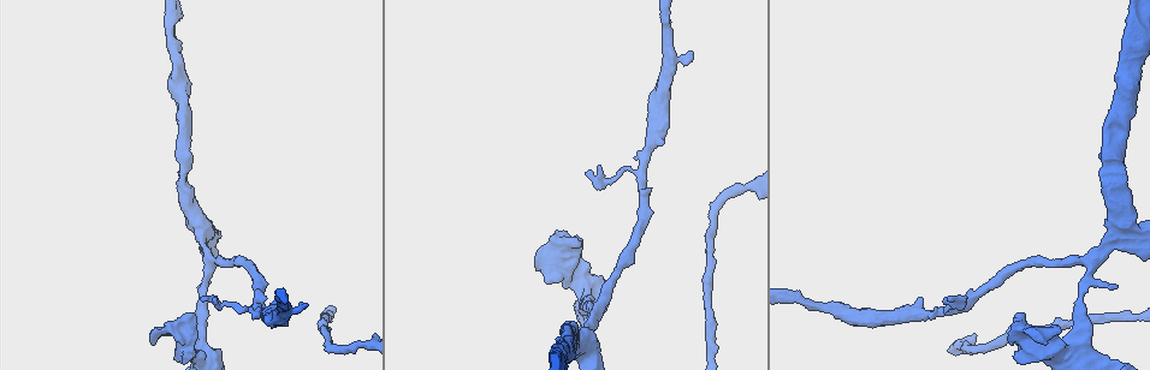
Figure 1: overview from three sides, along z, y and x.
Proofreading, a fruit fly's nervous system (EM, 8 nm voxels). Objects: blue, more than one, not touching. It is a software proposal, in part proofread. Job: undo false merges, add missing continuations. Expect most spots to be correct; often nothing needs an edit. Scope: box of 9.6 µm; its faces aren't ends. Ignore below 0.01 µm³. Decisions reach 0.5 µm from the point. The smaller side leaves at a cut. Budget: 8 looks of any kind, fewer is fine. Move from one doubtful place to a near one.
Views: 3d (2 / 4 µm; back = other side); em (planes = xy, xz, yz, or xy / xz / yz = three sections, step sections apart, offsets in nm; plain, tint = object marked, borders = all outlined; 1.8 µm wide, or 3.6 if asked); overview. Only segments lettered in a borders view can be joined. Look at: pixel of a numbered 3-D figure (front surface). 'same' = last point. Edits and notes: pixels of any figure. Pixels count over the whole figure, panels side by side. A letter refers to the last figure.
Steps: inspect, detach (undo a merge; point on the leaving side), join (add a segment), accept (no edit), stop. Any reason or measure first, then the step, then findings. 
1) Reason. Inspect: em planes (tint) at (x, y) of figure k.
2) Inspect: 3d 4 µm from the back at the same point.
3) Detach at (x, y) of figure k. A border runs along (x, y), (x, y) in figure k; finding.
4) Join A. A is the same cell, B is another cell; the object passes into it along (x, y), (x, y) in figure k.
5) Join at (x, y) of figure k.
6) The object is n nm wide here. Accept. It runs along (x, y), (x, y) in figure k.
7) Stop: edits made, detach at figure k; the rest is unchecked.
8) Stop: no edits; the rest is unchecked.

Tapers out. Inspect: em planes (borders) at (949, 301) of figure 1.

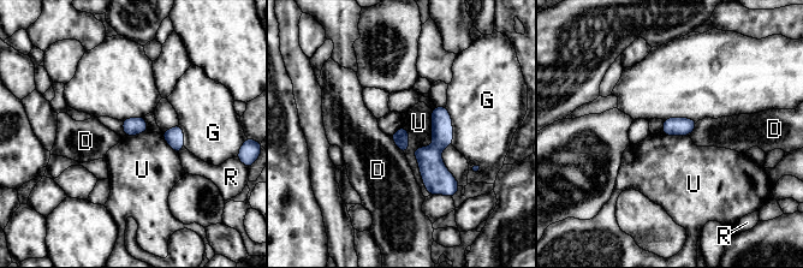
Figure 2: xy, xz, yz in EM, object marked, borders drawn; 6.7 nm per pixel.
Accept. D, G, R and U are other cells; a border runs along (422, 146), (414, 155), (429, 195) in figure 2; no lettered segment goes on from it.

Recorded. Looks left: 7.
Free end. Inspect: em xy step 16 (borders) at (691, 53) of figure 1.

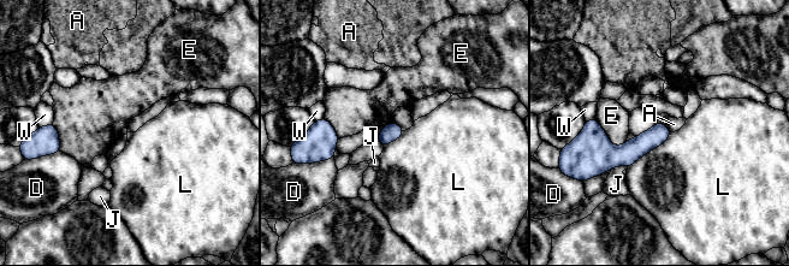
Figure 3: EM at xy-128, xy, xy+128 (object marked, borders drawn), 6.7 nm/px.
Inspect: em planes (borders) at the same point.

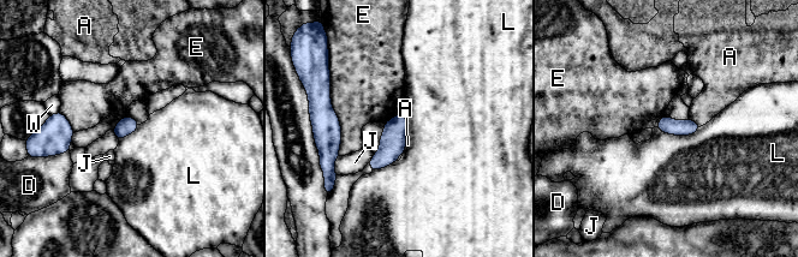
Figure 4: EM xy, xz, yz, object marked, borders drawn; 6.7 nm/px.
Accept. A, D, E, J, L and W are other cells; a border runs along (701, 126), (688, 135), (656, 127) in figure 4; no lettered segment goes on from it.

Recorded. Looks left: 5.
A fork. Inspect: 3d 4 µm at (594, 315) of figure 1.

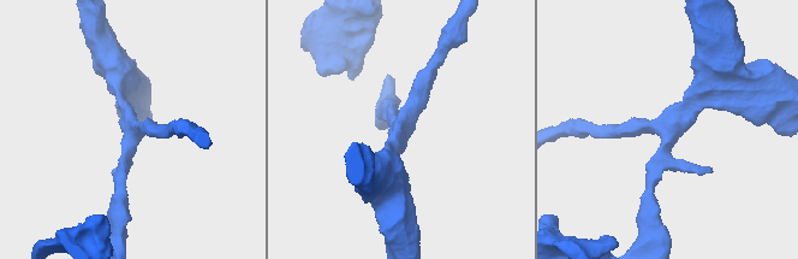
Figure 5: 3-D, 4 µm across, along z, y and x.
Now the EM. Inspect: em planes (borders) at (669, 134) of figure 5.

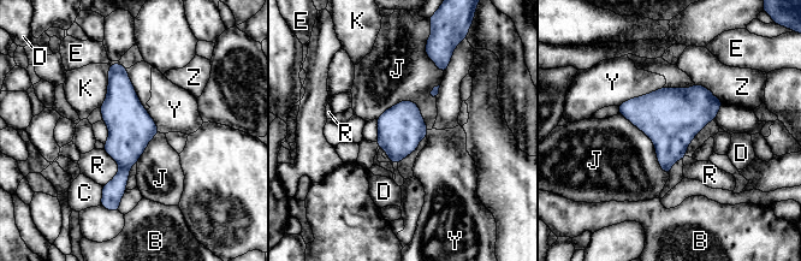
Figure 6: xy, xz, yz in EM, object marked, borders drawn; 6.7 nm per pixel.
The object is 300 nm wide here. Accept. B, C, D, E, J, K, R, Y and Z are other cells; continuous, no second cell.

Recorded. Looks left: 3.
Stop: no edits; the rest is unchecked.

